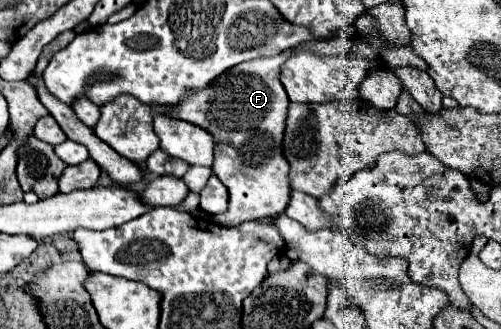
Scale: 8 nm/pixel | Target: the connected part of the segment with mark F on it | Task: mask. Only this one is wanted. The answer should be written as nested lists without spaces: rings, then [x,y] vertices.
[[[293,50],[237,64],[227,74],[219,76],[215,84],[197,90],[197,94],[177,104],[173,112],[173,118],[177,116],[193,122],[209,130],[215,138],[213,174],[217,174],[229,190],[227,212],[213,216],[213,222],[221,226],[239,226],[247,220],[277,216],[289,204],[289,162],[283,154],[289,98],[279,82],[279,70],[289,52]]]

